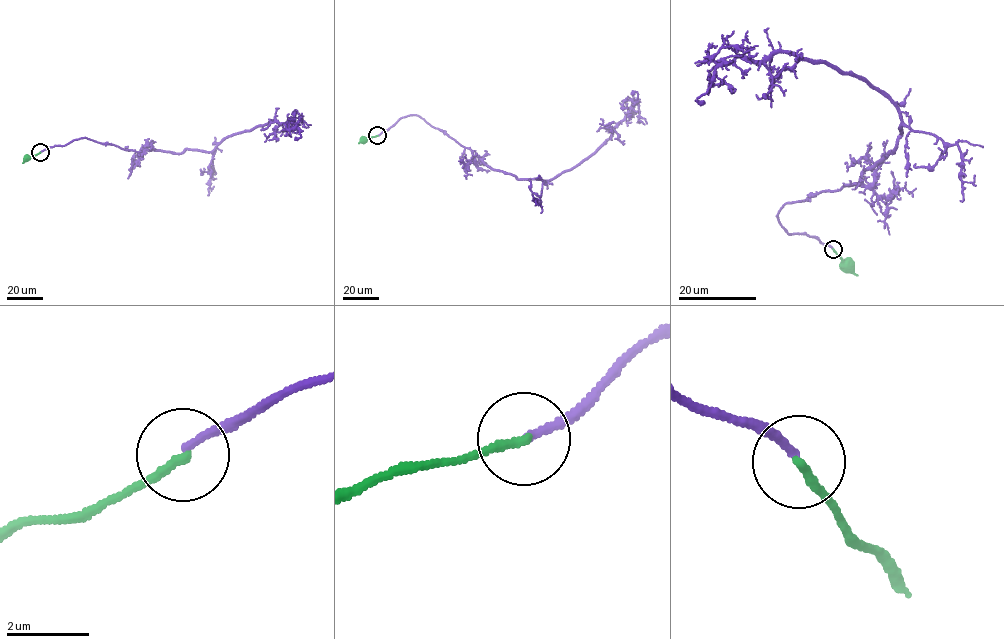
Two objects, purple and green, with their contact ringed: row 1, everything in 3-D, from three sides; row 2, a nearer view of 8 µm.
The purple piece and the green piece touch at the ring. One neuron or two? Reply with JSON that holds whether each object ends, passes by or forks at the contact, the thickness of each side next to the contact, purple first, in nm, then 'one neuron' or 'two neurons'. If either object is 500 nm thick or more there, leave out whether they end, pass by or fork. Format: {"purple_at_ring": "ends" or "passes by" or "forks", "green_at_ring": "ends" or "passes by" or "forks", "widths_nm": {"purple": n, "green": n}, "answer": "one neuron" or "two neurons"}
{"purple_at_ring": "ends", "green_at_ring": "ends", "widths_nm": {"purple": 160, "green": 220}, "answer": "two neurons"}

